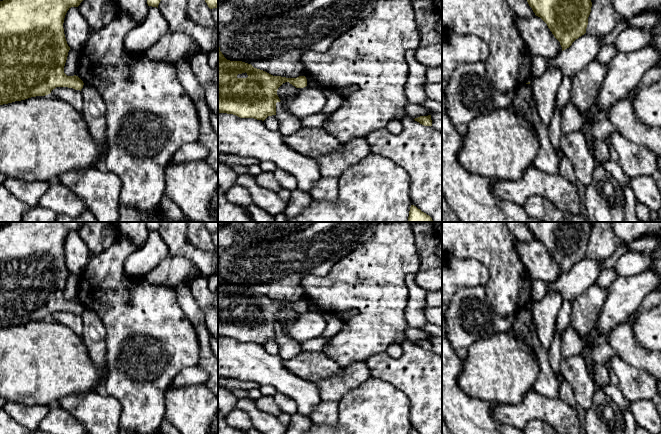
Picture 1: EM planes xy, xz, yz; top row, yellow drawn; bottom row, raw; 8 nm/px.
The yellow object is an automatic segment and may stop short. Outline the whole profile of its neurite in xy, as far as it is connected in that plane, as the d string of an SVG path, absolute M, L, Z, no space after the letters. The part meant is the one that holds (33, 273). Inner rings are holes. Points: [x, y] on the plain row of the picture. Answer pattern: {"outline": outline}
{"outline": "M7 222L0 225L0 329L45 320L56 311L83 312L76 299L67 300L64 290L70 271L64 258L64 242L71 231L78 231L85 222Z"}

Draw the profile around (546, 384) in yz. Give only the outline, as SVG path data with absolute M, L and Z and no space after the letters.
M525 308L516 314L516 318L510 332L520 338L533 352L539 368L538 376L532 389L548 398L559 398L560 384L553 372L548 352L543 347L538 333L532 331L532 321L534 316L530 308Z

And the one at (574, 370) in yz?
M577 355L563 359L560 364L560 372L571 385L577 404L588 411L596 389L590 379L583 356Z

